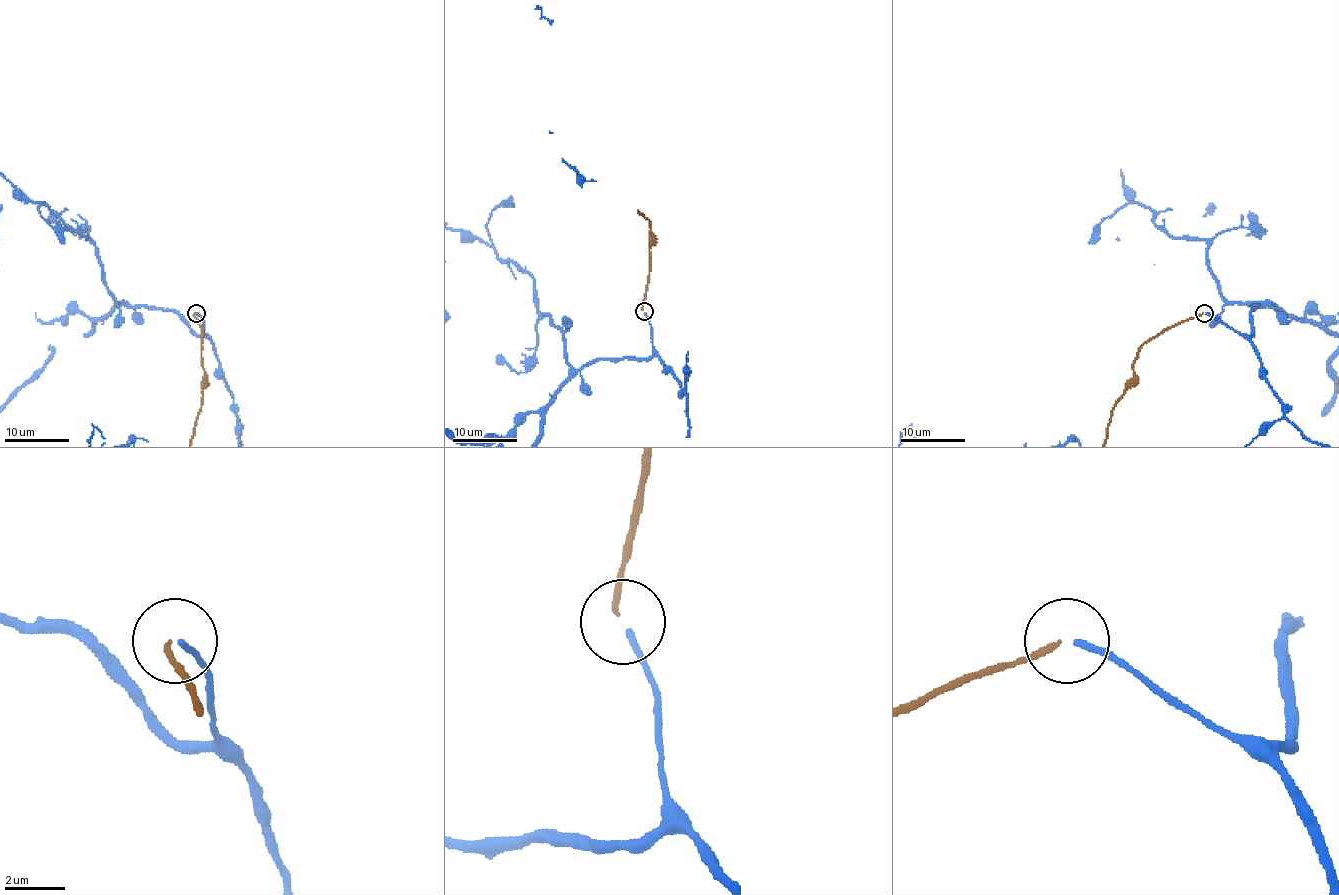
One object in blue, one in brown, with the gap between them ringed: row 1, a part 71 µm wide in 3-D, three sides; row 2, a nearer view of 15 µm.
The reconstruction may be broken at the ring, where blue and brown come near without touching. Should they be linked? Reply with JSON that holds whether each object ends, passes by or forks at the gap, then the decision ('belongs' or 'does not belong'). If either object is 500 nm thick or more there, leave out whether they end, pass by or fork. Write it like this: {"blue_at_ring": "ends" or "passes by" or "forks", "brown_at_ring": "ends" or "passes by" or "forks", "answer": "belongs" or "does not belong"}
{"blue_at_ring": "ends", "brown_at_ring": "ends", "answer": "belongs"}

